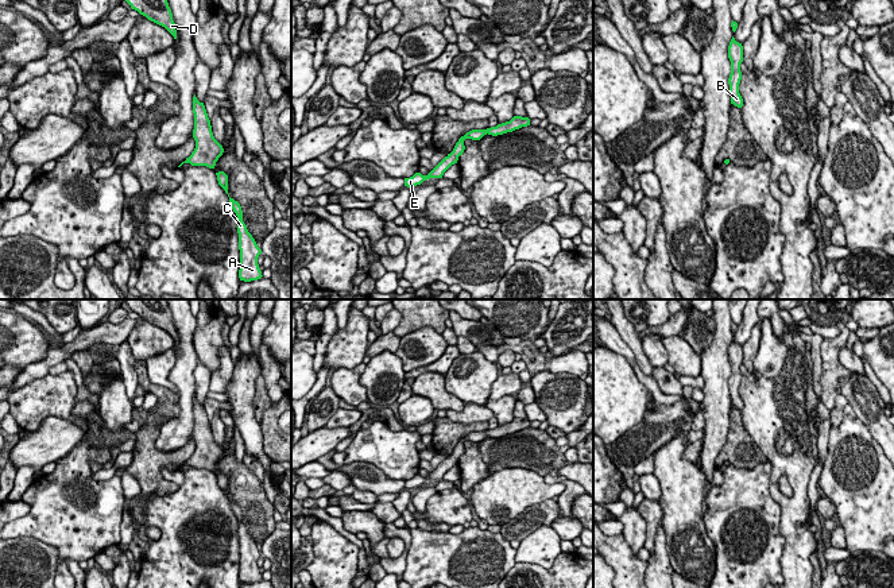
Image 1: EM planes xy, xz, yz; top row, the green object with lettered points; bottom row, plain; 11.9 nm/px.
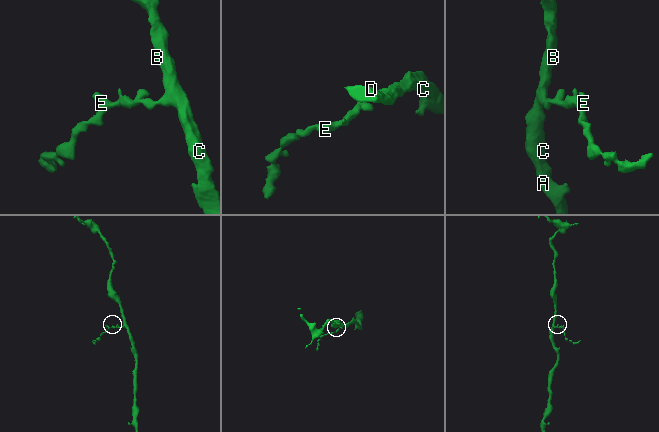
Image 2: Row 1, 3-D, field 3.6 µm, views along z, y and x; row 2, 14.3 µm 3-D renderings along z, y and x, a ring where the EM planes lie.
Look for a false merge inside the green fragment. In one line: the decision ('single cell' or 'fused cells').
single cell

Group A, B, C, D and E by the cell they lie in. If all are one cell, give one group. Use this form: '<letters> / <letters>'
A B C D E

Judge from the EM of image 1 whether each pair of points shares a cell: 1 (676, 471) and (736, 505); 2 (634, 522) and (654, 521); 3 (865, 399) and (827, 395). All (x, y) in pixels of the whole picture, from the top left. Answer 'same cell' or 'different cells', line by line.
1: different cells
2: different cells
3: different cells

